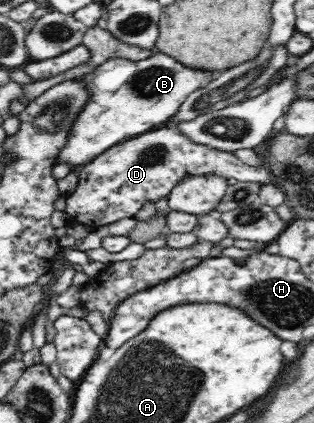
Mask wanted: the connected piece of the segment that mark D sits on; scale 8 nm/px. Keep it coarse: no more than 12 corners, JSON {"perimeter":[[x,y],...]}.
{"perimeter":[[173,127],[81,166],[64,210],[91,230],[134,218],[186,175],[263,185],[270,169]]}

